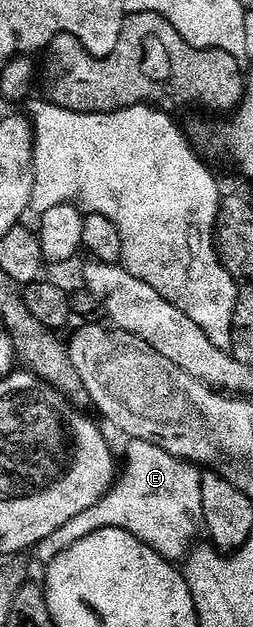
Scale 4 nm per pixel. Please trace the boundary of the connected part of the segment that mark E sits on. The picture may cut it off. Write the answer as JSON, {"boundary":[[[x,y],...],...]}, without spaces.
{"boundary":[[[131,439],[128,444],[127,467],[125,470],[123,467],[121,478],[111,491],[37,545],[36,554],[42,563],[51,563],[82,538],[104,528],[124,529],[133,533],[164,560],[180,562],[191,553],[194,540],[204,524],[204,476],[200,474],[201,469],[178,459],[151,440]]]}

